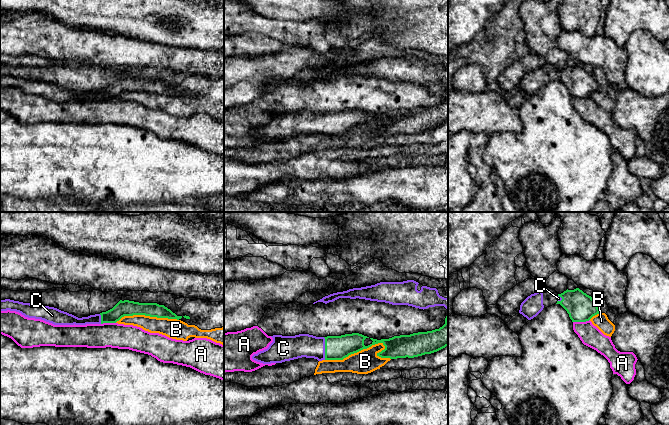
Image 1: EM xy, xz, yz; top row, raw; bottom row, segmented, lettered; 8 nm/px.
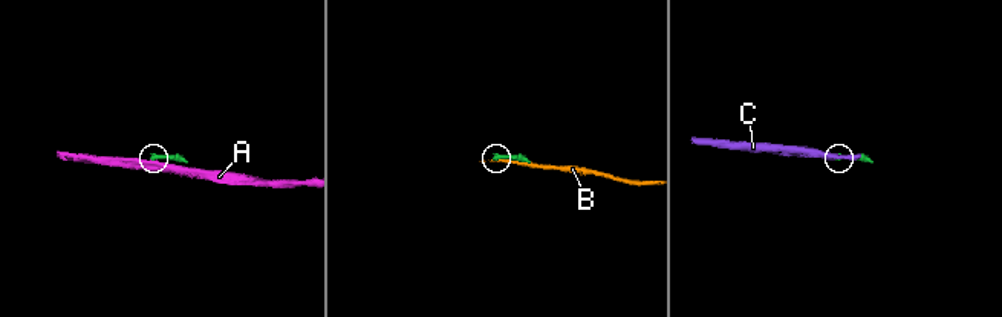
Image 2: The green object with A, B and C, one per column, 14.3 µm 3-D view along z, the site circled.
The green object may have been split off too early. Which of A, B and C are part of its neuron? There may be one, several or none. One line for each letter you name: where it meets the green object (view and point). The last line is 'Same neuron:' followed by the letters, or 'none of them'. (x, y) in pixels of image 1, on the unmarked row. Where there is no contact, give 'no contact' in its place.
C: contact xz (325, 124)
Same neuron: C

